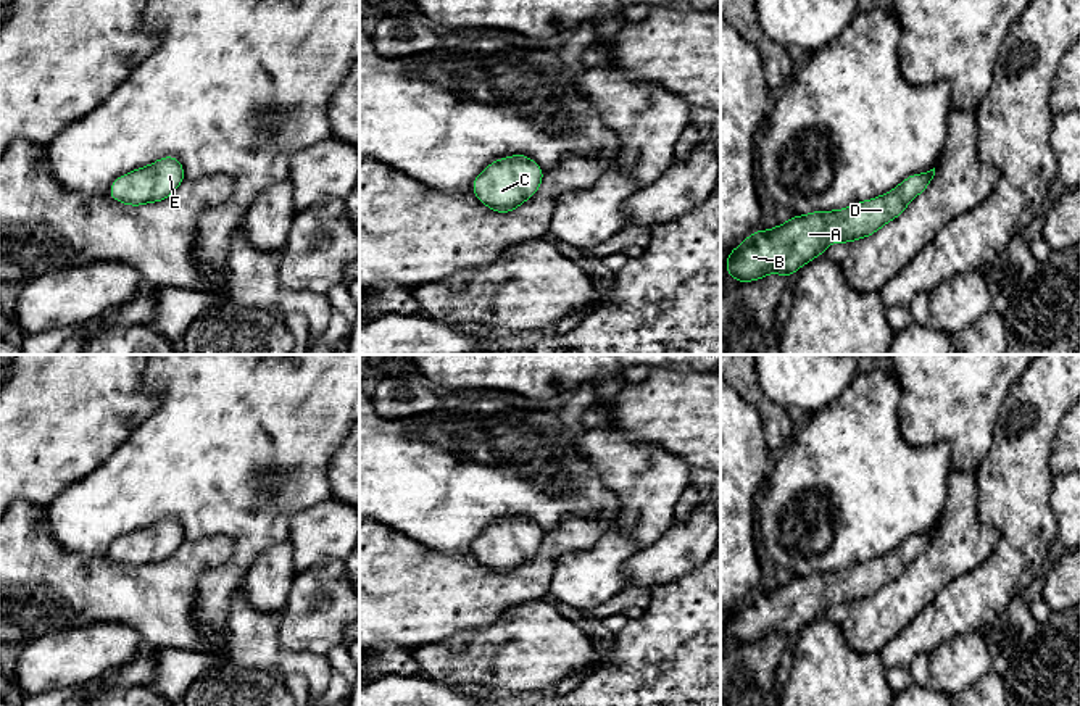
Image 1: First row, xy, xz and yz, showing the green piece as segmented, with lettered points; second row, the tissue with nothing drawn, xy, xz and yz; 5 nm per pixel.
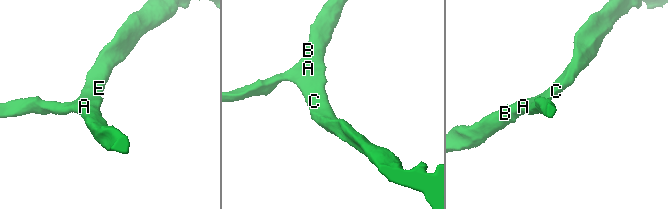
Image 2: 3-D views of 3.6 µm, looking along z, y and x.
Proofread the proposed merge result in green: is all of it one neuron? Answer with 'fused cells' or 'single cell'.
single cell

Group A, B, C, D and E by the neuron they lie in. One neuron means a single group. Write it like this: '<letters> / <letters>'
A B C D E

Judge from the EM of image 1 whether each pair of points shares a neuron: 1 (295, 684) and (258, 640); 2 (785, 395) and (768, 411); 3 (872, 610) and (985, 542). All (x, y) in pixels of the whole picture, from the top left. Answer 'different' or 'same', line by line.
1: different
2: different
3: same

